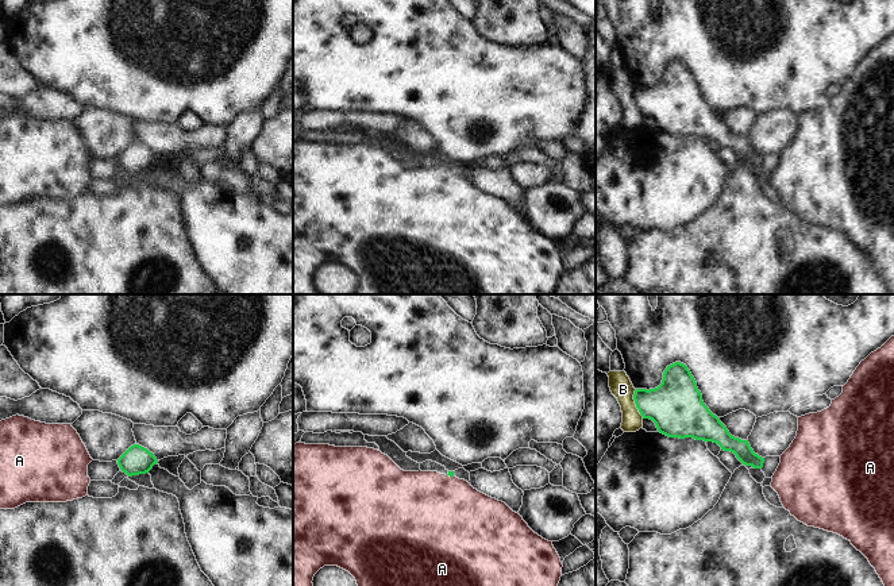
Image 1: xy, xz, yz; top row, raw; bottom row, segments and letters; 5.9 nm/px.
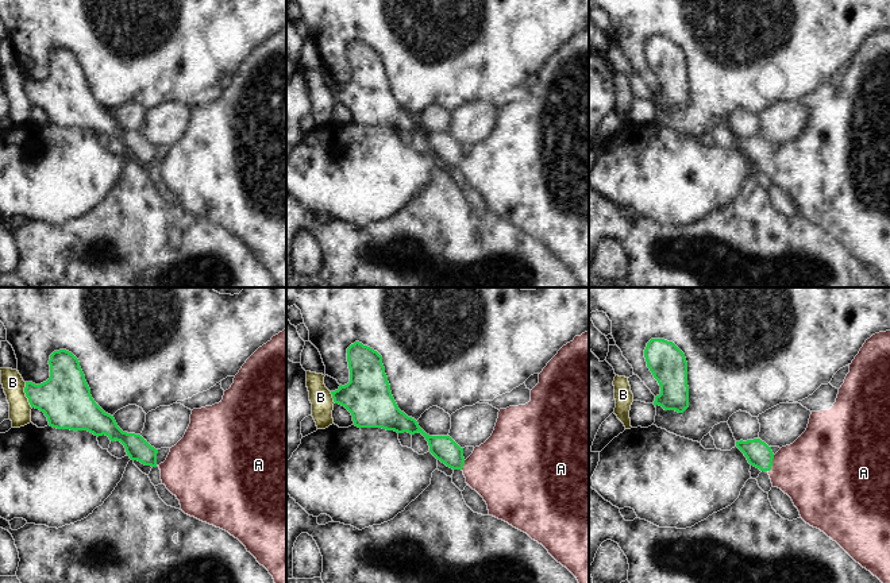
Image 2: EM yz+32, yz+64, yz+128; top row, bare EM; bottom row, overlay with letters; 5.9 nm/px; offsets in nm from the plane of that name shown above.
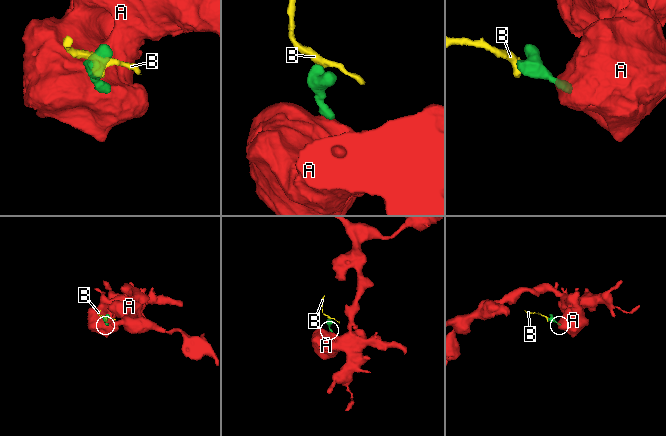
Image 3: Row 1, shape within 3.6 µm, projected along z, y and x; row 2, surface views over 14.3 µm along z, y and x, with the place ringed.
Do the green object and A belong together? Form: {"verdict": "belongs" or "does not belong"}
{"verdict": "belongs"}

